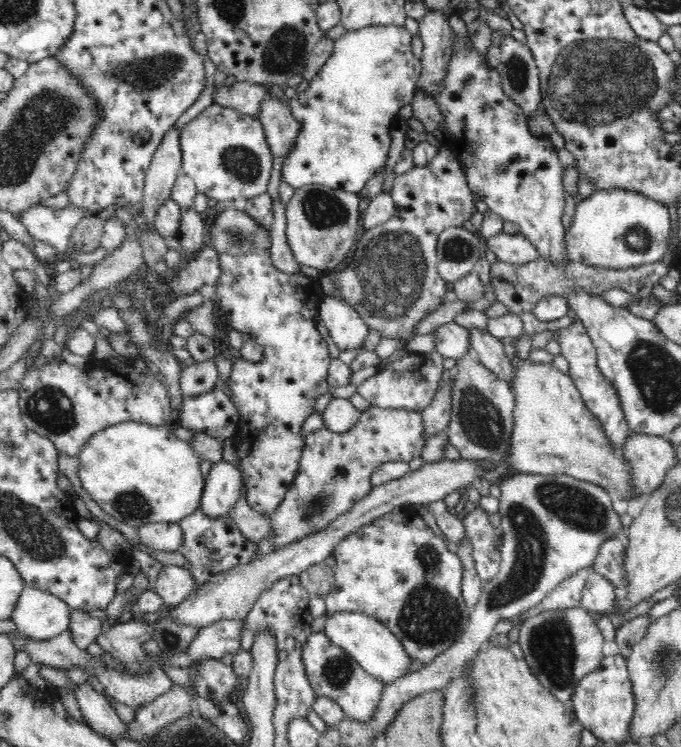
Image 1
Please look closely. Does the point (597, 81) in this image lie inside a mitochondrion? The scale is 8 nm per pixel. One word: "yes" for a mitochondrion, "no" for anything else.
yes

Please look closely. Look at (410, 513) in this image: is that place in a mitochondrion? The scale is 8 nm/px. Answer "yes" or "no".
no

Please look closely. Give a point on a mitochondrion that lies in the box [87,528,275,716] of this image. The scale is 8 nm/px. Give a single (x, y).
(169, 638)

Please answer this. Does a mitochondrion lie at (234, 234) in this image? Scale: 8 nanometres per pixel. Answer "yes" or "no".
yes

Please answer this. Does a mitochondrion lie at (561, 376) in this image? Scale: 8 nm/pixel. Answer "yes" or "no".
no

